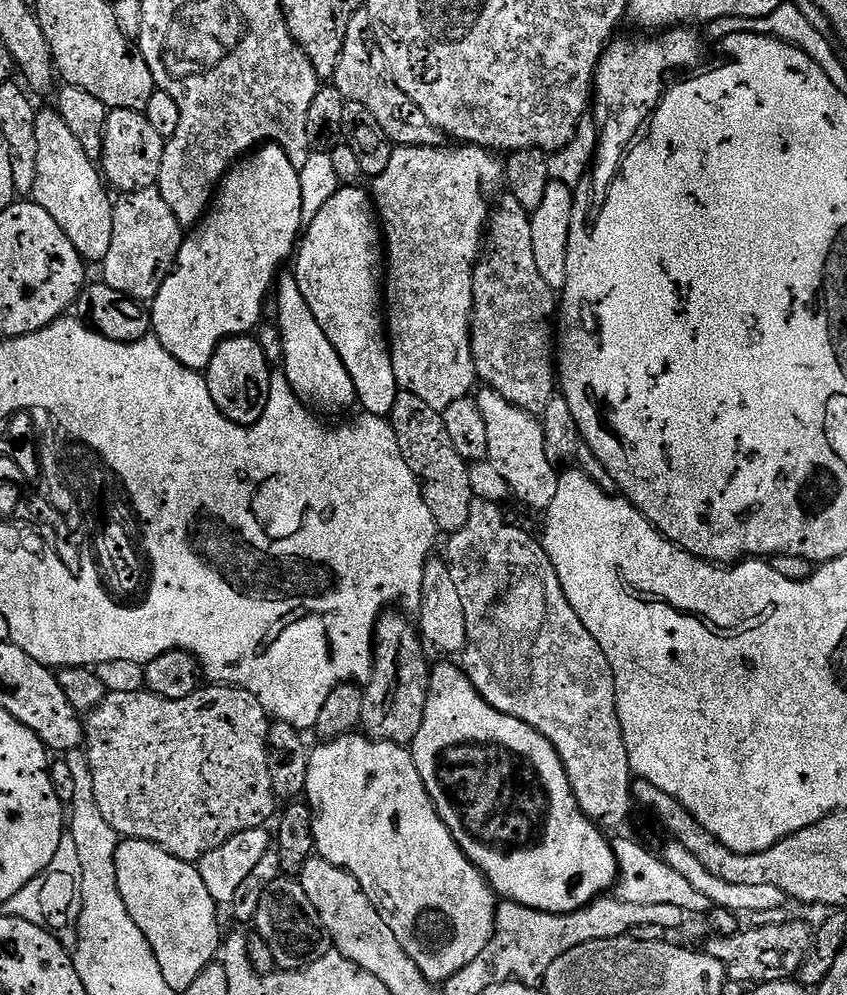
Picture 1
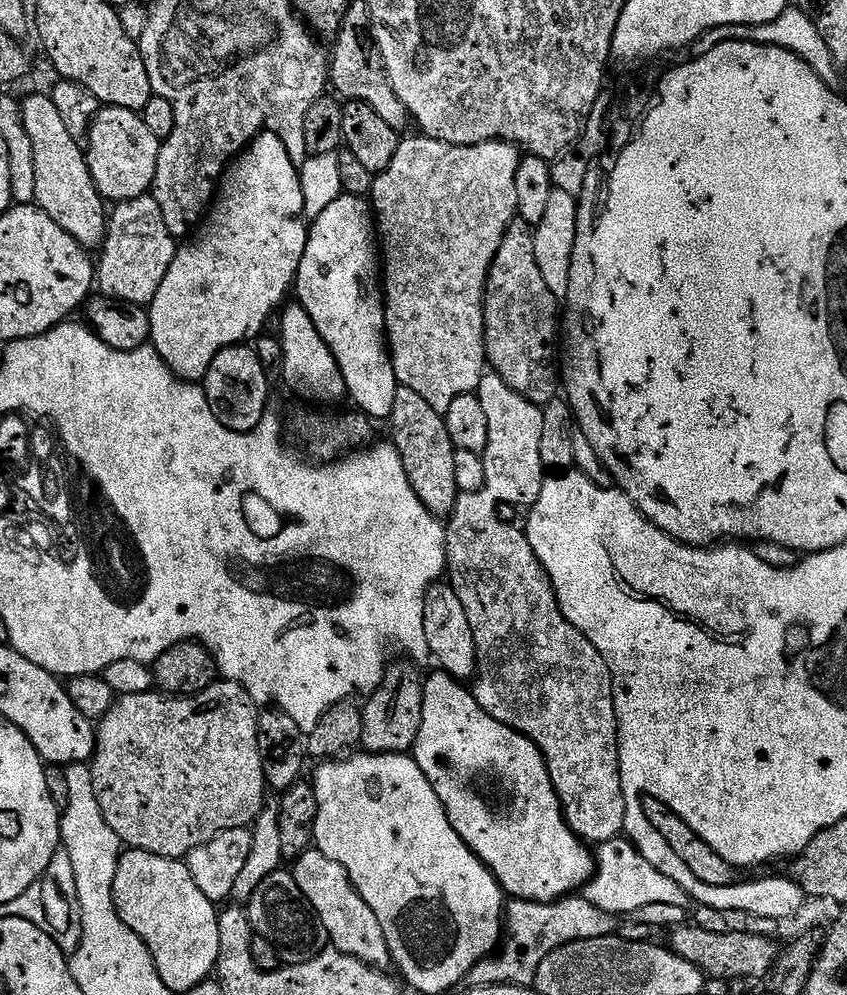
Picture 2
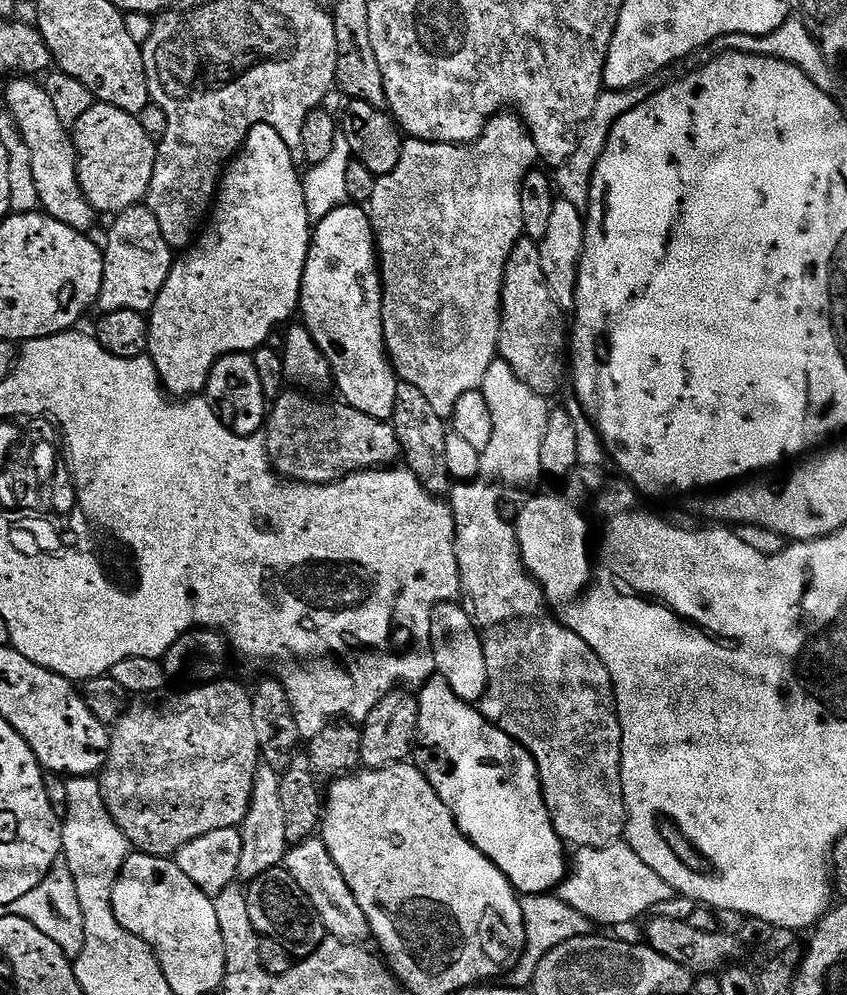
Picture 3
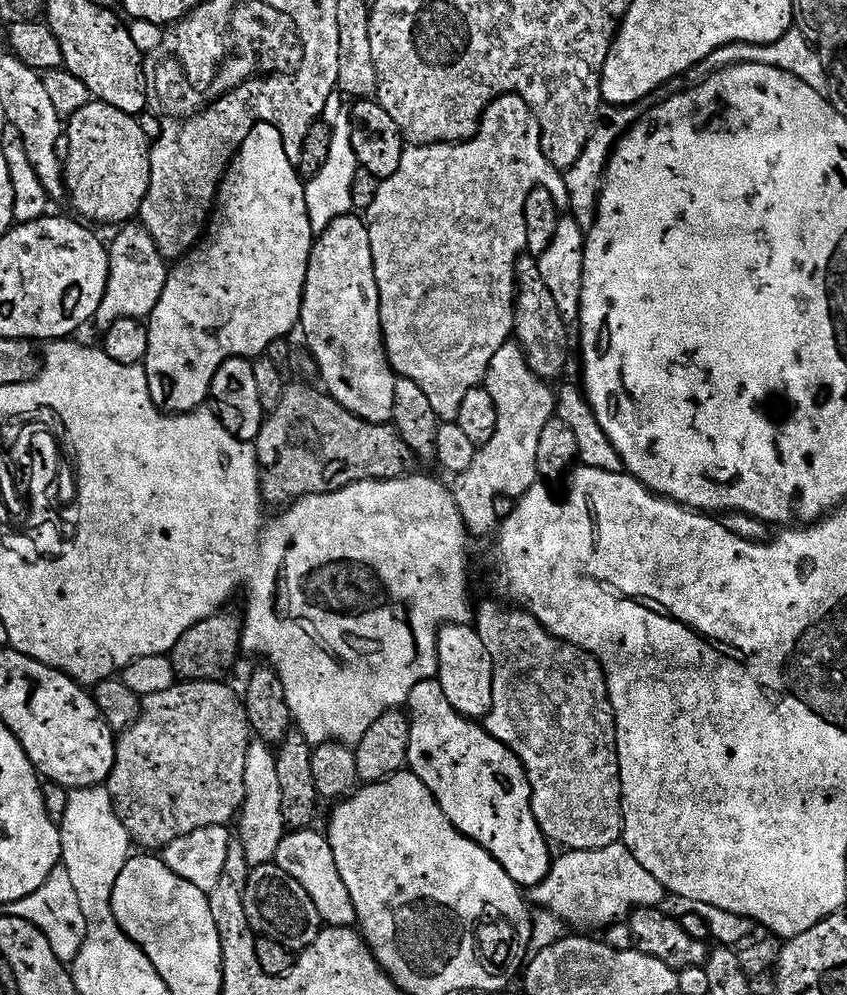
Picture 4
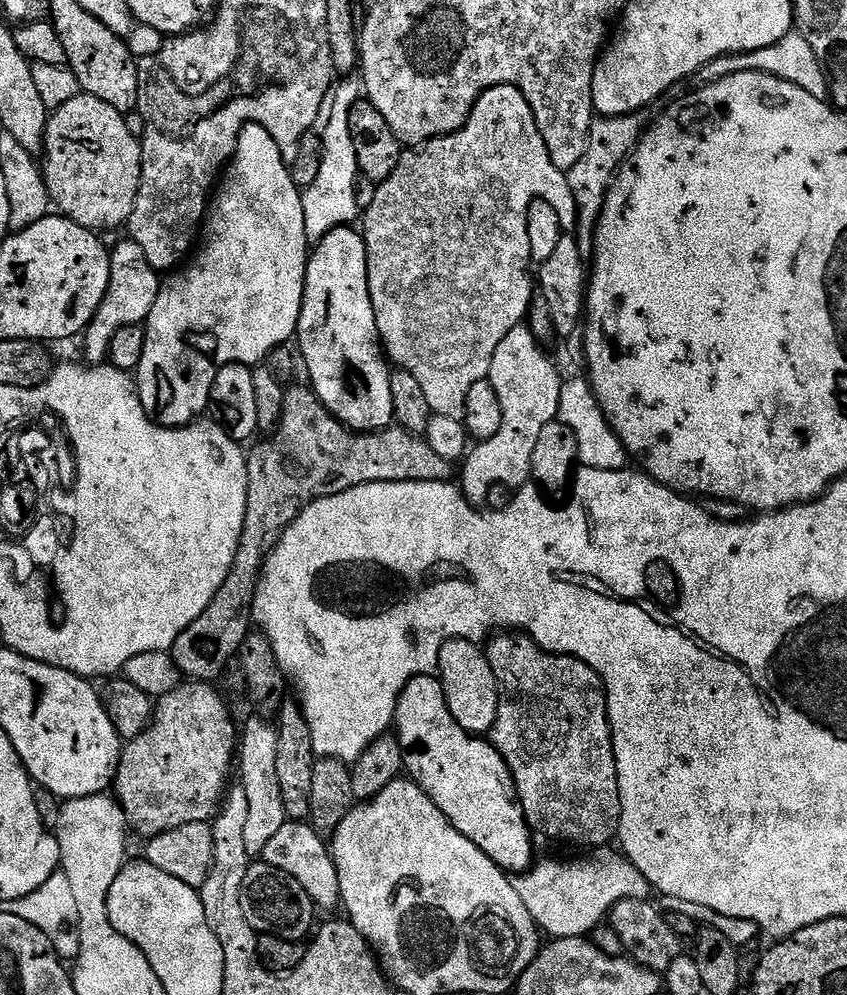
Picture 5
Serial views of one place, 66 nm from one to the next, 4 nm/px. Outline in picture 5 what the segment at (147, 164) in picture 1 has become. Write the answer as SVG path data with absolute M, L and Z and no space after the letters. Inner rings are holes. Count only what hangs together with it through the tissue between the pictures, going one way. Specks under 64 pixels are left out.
M87 94L75 96L70 102L66 102L66 106L55 109L49 115L44 158L44 181L59 215L67 216L78 226L91 228L97 234L104 234L107 228L123 229L127 225L140 193L144 149L137 136L130 134L125 113L114 110L114 106L102 102L102 98L94 98Z

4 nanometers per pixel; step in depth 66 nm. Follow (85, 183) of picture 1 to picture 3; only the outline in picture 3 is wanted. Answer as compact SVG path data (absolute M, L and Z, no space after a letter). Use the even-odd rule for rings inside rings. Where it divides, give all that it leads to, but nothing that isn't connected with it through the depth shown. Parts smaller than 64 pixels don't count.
M12 78L7 84L4 100L8 104L5 105L16 119L26 146L30 146L30 170L34 170L34 186L38 190L40 208L58 222L66 222L66 226L79 232L88 232L91 224L98 219L98 213L90 206L88 195L80 184L76 145L69 129L58 118L54 102L50 102L50 94L46 94L43 83L32 78Z

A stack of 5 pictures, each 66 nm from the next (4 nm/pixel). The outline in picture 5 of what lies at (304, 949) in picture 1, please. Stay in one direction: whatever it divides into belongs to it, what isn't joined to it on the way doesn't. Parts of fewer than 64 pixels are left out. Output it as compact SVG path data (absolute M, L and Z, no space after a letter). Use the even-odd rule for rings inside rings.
M252 862L248 865L242 894L242 910L246 914L246 922L250 922L252 929L260 936L277 936L304 942L313 935L317 927L318 909L310 894L302 890L302 882L298 882L298 878L290 878L286 870L278 870L263 862Z

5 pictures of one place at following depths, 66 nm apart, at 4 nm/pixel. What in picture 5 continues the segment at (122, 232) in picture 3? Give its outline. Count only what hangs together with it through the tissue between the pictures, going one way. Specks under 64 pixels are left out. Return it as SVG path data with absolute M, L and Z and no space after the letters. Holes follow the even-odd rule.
M124 238L116 249L114 247L111 249L110 255L112 269L108 292L82 336L85 356L83 359L92 366L103 365L109 359L108 352L119 332L126 330L127 327L143 325L147 321L150 310L154 310L154 302L162 287L161 273L155 272L150 262L146 262L142 246L138 246L132 239Z

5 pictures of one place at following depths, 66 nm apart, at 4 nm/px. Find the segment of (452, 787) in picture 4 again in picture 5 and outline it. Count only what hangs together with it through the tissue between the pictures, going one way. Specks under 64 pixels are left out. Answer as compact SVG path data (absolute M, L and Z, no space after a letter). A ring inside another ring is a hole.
M435 675L415 676L404 687L396 703L394 732L404 747L404 766L407 775L415 780L419 788L442 810L445 818L453 824L474 846L478 846L505 873L519 874L533 867L533 833L520 805L520 795L516 792L516 783L508 764L500 756L500 751L487 739L470 734L454 722L446 706L444 687Z

